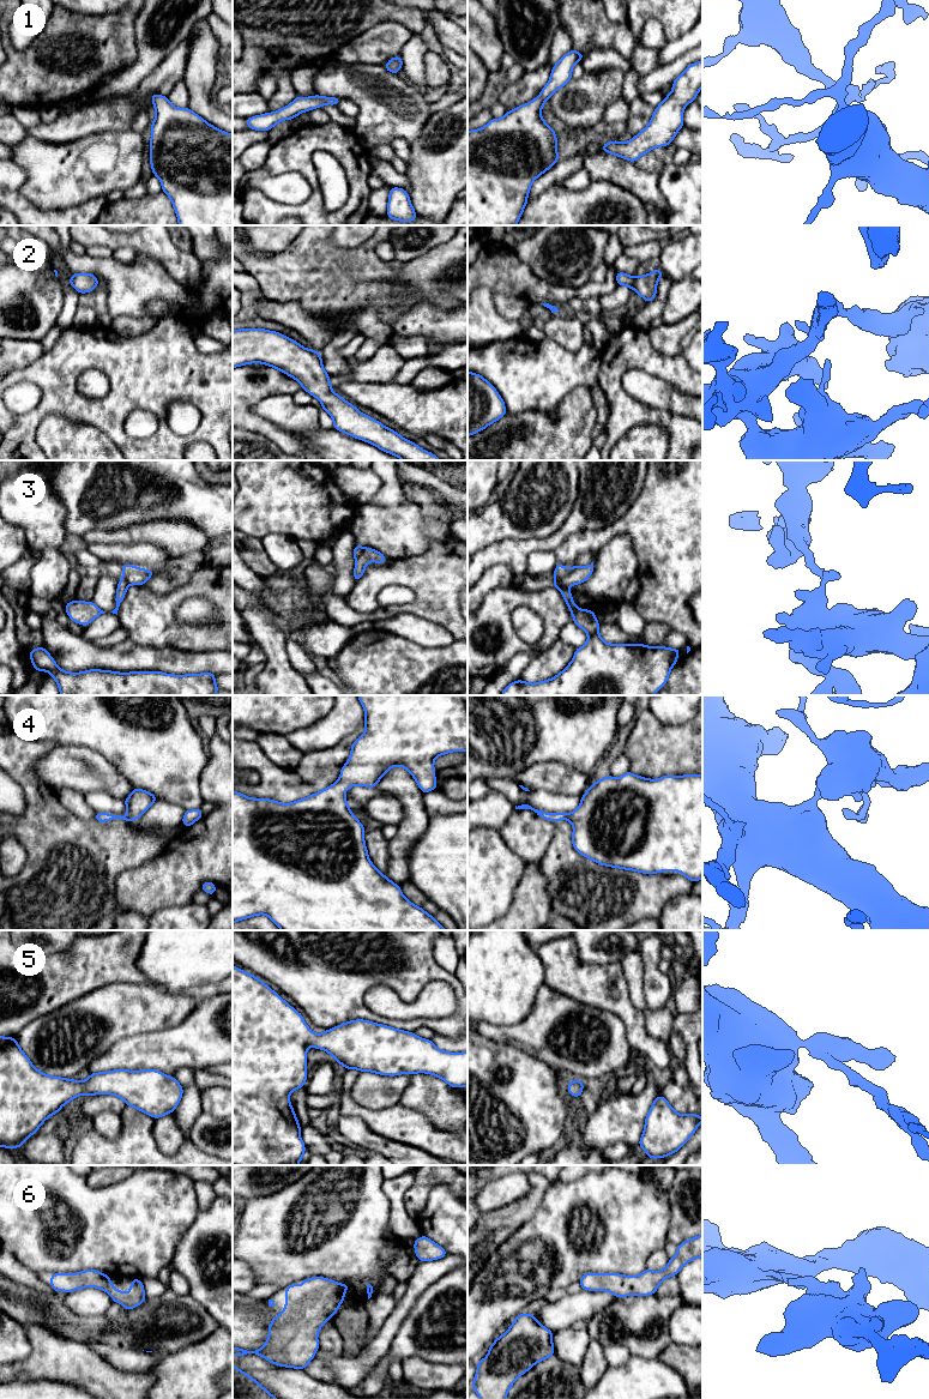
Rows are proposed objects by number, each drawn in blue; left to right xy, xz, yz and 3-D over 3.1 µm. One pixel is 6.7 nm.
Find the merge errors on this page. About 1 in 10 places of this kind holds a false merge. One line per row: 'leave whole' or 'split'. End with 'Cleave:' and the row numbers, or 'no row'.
1: leave whole
2: leave whole
3: split
4: leave whole
5: leave whole
6: leave whole
Cleave: 3

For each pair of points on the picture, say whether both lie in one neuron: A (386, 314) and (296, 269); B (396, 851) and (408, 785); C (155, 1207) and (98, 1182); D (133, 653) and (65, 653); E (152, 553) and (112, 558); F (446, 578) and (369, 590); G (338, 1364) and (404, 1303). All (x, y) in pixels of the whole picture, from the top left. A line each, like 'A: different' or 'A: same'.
A: same
B: same
C: different
D: same
E: same
F: same
G: same

